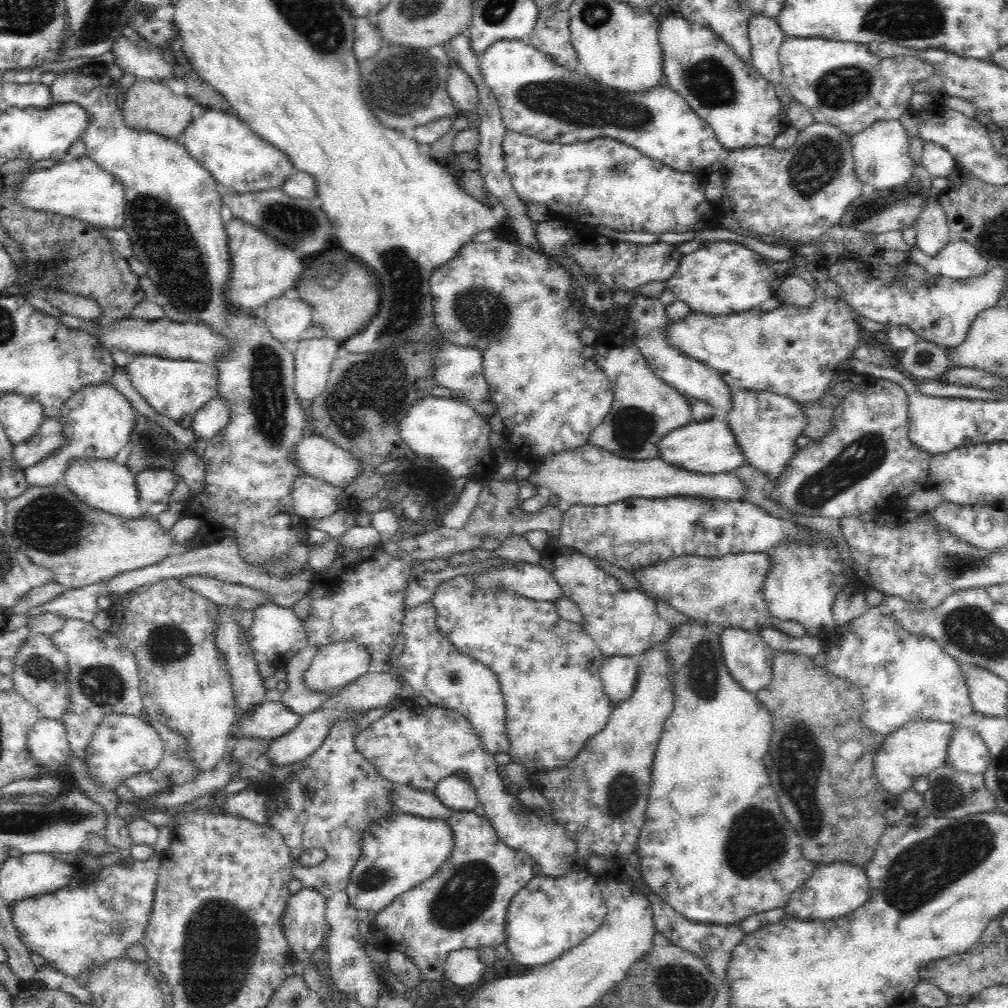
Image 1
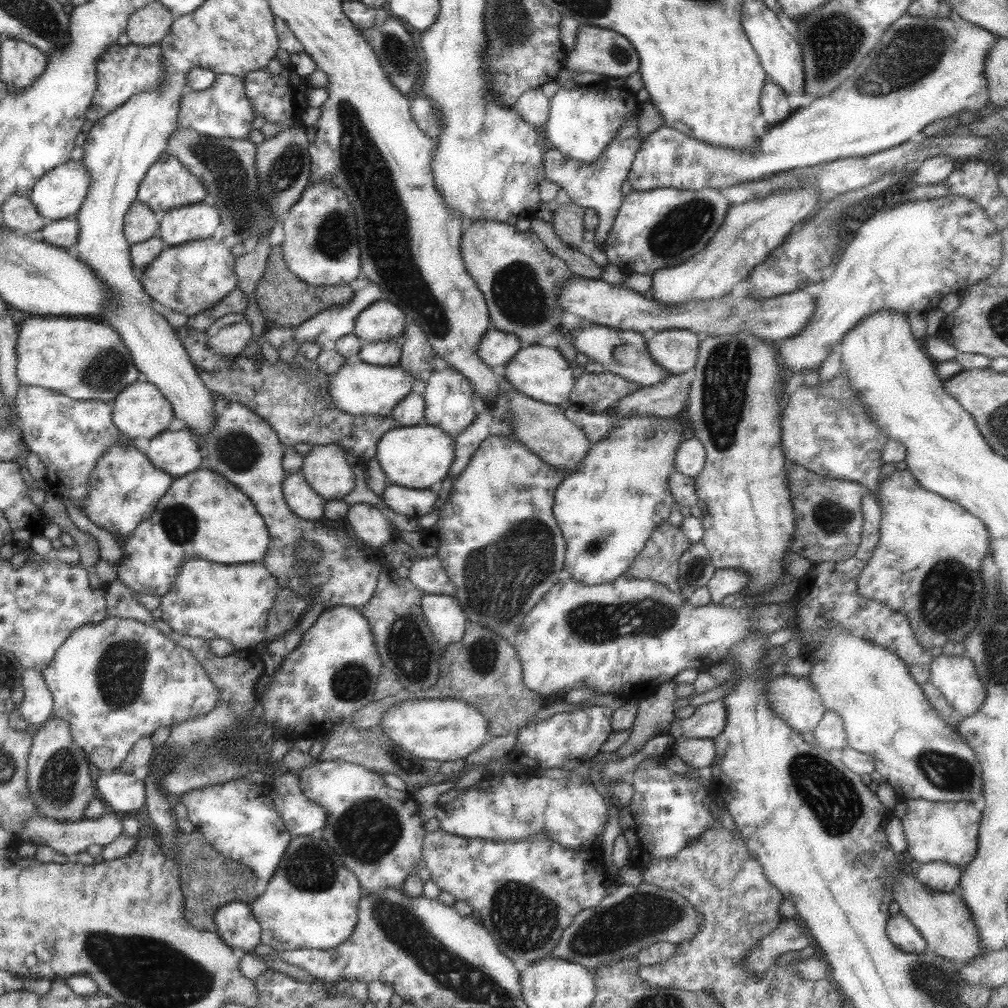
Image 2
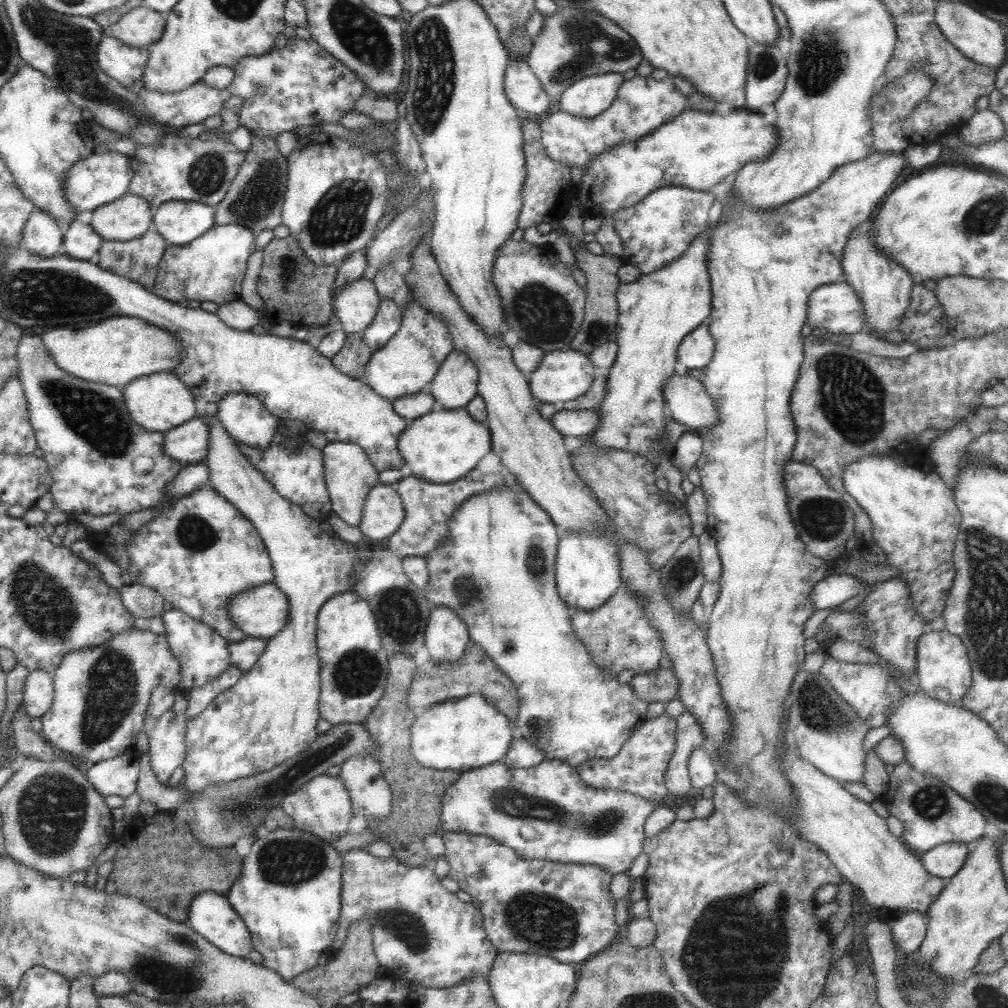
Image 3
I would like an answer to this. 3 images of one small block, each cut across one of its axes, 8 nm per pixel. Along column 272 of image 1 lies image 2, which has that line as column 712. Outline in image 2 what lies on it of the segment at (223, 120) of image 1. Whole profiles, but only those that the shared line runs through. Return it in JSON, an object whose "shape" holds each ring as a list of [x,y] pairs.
{"shape":[[[910,14],[902,15],[886,28],[882,40],[848,80],[841,82],[823,97],[818,97],[809,106],[794,110],[782,123],[769,126],[768,133],[759,138],[755,152],[710,146],[664,125],[640,141],[641,145],[632,161],[627,180],[634,192],[662,187],[692,191],[708,188],[720,191],[735,184],[762,180],[784,171],[823,165],[842,158],[870,156],[912,141],[921,137],[923,128],[937,120],[952,118],[962,110],[977,115],[985,110],[989,101],[985,60],[997,37],[987,29],[964,19],[954,21],[949,18],[929,19]]]}

